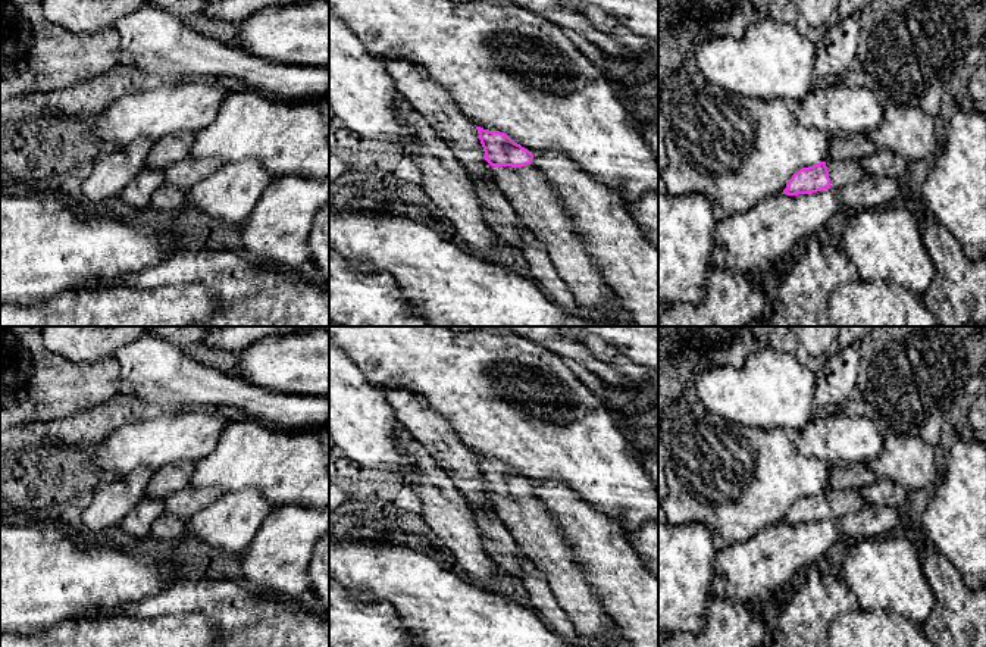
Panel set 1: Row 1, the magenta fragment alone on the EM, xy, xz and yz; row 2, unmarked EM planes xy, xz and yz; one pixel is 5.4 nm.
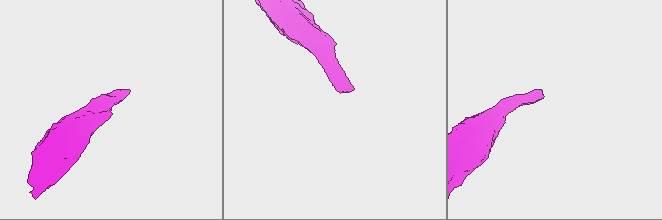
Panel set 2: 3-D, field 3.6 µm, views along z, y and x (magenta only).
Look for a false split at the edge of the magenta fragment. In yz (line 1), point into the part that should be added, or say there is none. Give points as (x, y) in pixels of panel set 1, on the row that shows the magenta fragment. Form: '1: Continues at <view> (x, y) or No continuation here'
1: Continues at yz (842, 172)

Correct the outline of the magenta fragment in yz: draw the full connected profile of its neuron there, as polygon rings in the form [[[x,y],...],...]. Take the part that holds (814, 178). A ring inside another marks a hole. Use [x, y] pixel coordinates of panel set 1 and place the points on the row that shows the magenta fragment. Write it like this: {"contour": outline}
{"contour": [[[858,159],[827,160],[802,168],[792,175],[782,194],[798,196],[827,188],[841,190],[849,184],[870,178]]]}

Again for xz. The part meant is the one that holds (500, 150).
{"contour": [[[476,126],[476,129],[485,151],[485,160],[492,166],[494,182],[522,218],[522,224],[547,249],[555,271],[567,284],[576,304],[586,310],[605,313],[607,324],[611,326],[632,326],[630,313],[623,307],[588,254],[585,243],[576,231],[576,224],[563,207],[545,175],[532,165],[533,154],[504,132],[488,131],[481,126]]]}

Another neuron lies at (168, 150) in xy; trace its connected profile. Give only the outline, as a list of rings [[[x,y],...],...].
[[[194,134],[168,135],[156,140],[145,157],[145,169],[162,169],[184,160],[190,154]]]

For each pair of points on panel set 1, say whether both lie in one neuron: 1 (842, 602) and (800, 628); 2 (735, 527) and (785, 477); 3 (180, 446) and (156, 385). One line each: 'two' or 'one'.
1: one
2: one
3: two

